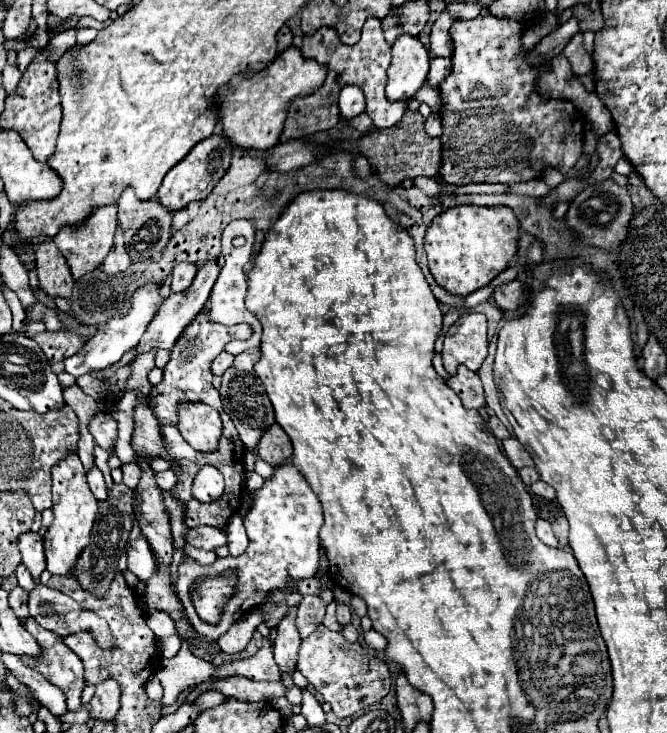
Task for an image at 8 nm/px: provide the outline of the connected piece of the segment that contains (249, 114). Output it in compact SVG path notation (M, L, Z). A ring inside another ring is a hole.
M288 46L264 70L254 74L240 74L228 88L220 90L220 124L222 132L242 148L268 150L278 144L286 112L294 98L308 96L324 84L328 66L314 58L304 58L296 46Z

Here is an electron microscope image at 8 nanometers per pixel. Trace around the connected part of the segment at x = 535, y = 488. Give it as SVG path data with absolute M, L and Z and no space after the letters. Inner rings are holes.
M538 480L538 482L534 482L534 484L530 486L530 490L532 490L534 494L538 494L538 496L542 496L542 498L546 498L546 500L552 500L552 498L554 498L554 488L552 488L550 484L546 484L546 482L542 482L542 480Z

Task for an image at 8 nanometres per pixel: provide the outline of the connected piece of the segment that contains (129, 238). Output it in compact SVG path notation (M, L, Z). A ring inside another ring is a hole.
M126 186L120 200L118 200L118 222L124 228L124 240L128 246L128 254L134 262L144 262L150 260L154 254L158 254L166 242L172 236L172 212L164 206L160 206L160 202L156 202L156 198L150 200L138 200L132 186Z

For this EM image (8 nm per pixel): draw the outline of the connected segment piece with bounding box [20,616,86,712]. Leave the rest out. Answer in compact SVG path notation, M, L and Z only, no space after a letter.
M32 616L26 618L26 620L22 622L22 626L24 626L24 628L34 636L34 640L38 642L40 654L38 654L38 656L20 656L20 660L22 660L26 666L30 666L32 670L40 672L48 682L52 682L54 686L58 686L58 688L66 694L68 710L70 710L70 712L76 712L76 710L82 706L80 694L82 694L82 690L84 690L84 686L86 686L82 660L76 658L76 654L72 654L72 650L68 650L68 646L64 646L64 642L62 642L60 636L56 636L52 630L46 630L46 628L42 628L40 624L36 624Z

